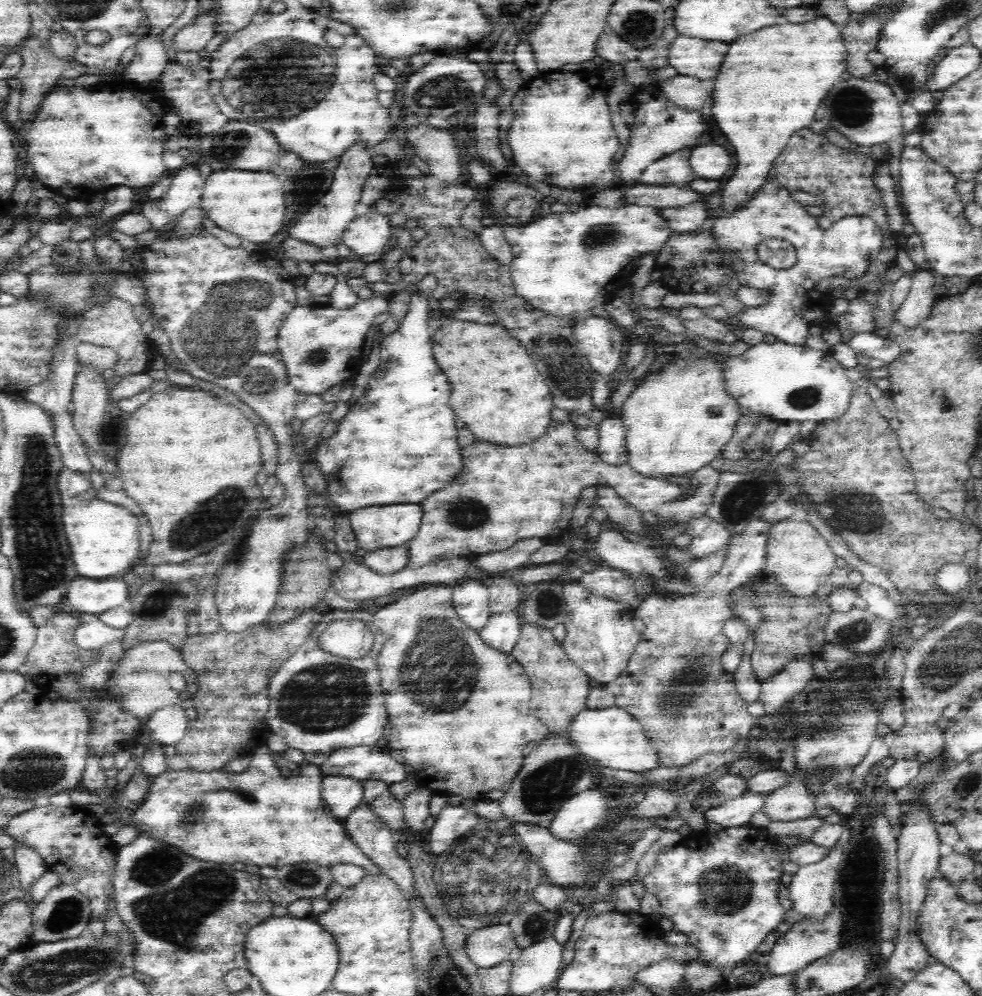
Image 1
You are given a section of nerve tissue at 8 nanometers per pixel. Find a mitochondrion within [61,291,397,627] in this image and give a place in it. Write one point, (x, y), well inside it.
(209, 519)

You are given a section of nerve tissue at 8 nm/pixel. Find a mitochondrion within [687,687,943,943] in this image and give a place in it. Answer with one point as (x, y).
(718, 889)

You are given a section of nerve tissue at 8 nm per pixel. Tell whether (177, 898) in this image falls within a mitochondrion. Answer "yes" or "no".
yes

